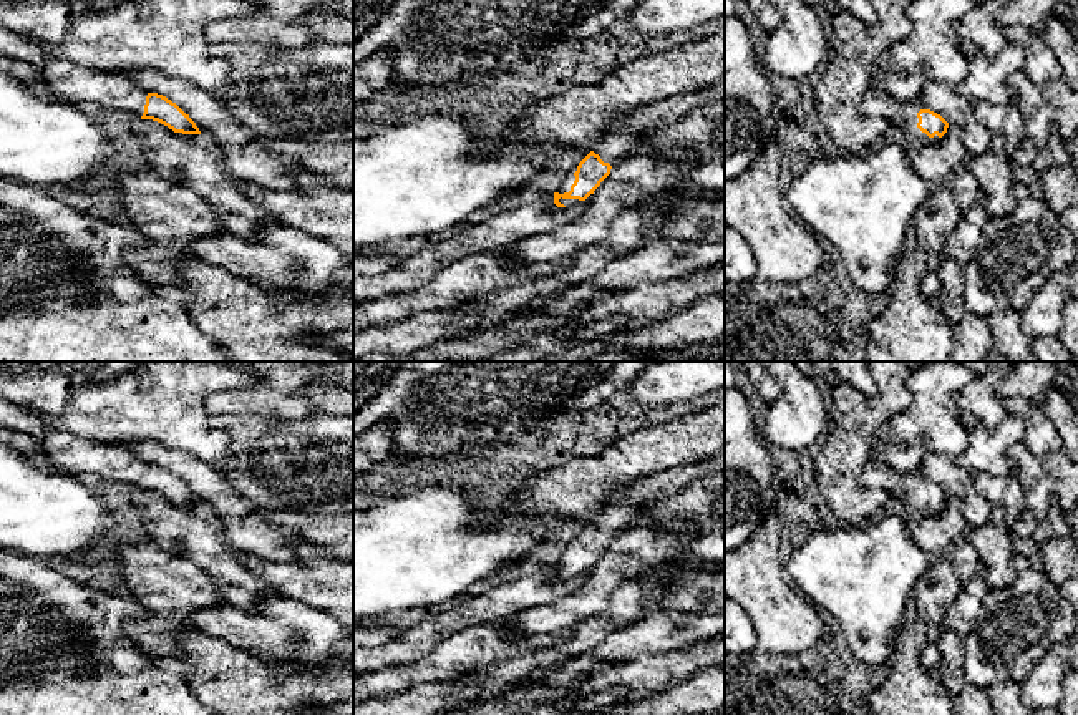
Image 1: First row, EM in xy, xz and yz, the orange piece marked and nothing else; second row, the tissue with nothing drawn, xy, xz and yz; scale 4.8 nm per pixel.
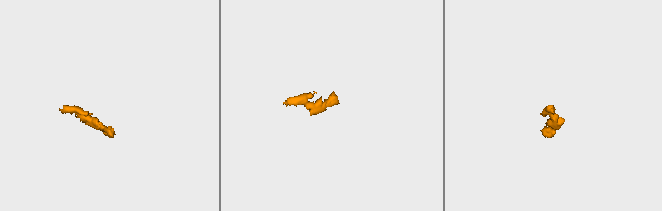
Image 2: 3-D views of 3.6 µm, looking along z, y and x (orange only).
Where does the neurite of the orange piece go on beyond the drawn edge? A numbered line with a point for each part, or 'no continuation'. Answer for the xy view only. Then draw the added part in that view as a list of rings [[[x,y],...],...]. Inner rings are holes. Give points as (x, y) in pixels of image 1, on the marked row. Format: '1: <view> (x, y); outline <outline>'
1: xy (75, 83); outline [[[0,27],[0,55],[35,66],[51,95],[60,100],[73,105],[93,101],[104,109],[133,113],[139,119],[144,113],[148,93],[133,86],[124,75],[56,58],[45,51],[40,40]]]

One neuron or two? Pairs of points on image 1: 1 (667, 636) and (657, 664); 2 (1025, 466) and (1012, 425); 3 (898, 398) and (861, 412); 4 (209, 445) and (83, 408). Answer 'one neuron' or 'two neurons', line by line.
1: two neurons
2: two neurons
3: one neuron
4: one neuron

